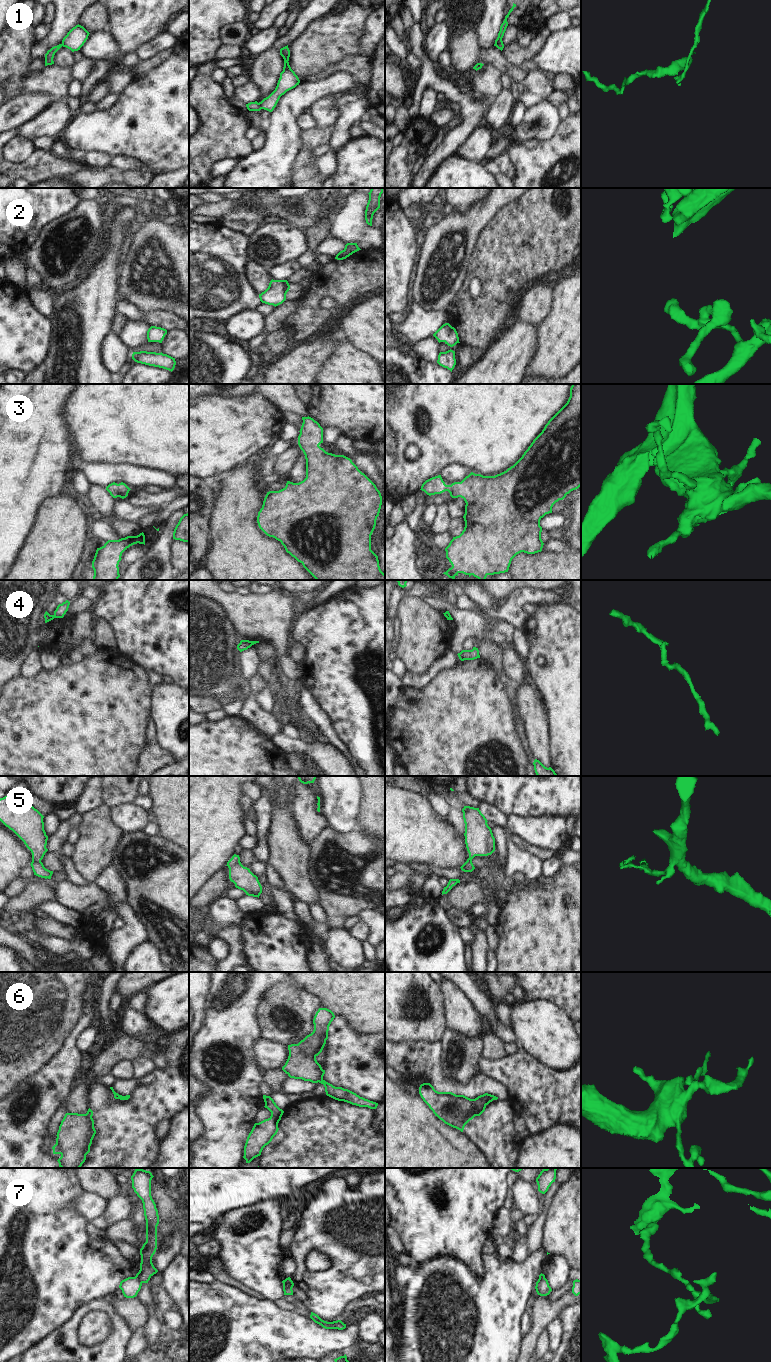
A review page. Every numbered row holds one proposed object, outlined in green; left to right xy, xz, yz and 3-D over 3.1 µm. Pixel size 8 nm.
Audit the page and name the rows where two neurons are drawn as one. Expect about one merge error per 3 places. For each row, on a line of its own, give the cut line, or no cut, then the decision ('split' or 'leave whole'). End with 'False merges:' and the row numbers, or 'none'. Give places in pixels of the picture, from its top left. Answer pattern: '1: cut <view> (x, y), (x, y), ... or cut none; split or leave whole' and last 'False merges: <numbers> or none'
1: cut xz (258, 103), (261, 108); split
2: cut none; leave whole
3: cut none; leave whole
4: cut xy (52, 615), (54, 617); split
5: cut none; leave whole
6: cut none; leave whole
7: cut xy (135, 1276), (142, 1282); split
False merges: 1, 4, 7

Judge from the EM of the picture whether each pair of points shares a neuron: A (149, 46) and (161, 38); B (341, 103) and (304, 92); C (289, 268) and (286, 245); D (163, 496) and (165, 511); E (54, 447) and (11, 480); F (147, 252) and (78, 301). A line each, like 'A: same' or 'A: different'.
A: same
B: different
C: different
D: different
E: same
F: different

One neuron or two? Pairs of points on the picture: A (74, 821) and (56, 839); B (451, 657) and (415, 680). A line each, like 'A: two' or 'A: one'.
A: one
B: one

